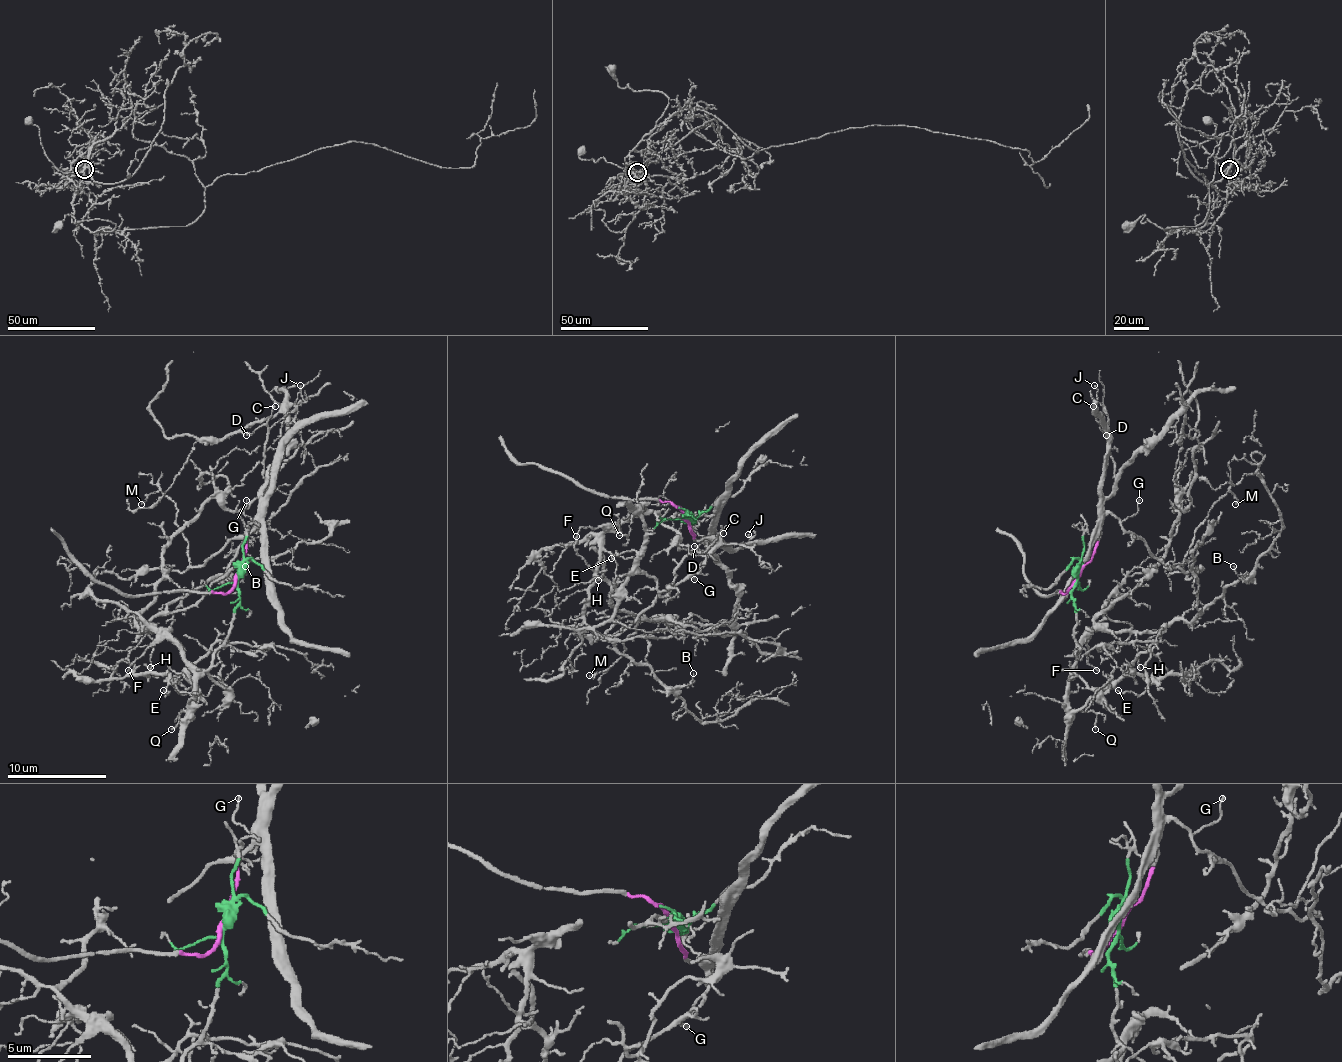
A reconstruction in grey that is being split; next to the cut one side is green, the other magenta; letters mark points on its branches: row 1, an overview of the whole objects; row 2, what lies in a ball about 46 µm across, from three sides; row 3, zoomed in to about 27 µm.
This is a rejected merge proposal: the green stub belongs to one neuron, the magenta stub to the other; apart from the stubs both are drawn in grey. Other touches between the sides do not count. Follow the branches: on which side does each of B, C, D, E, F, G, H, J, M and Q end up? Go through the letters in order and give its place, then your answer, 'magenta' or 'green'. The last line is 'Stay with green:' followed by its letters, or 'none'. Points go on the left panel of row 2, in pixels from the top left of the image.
B: (245, 566) | green
C: (275, 406) | magenta
D: (246, 435) | magenta
E: (163, 690) | green
F: (128, 670) | green
G: (246, 500) | magenta
H: (150, 667) | green
J: (300, 385) | magenta
M: (141, 504) | magenta
Q: (171, 729) | green
Stay with green: B, E, F, H, Q

